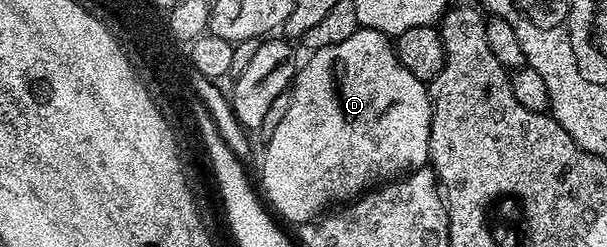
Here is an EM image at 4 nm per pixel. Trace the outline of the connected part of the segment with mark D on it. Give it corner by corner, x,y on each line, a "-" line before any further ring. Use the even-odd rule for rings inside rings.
358,26
351,37
335,45
320,47
308,57
306,63
304,60
300,64
291,84
287,113
264,144
265,156
261,159
260,190
268,206
294,225
310,222
326,209
352,201
374,185
400,179
429,163
433,112
429,88
426,80
403,69
390,36

